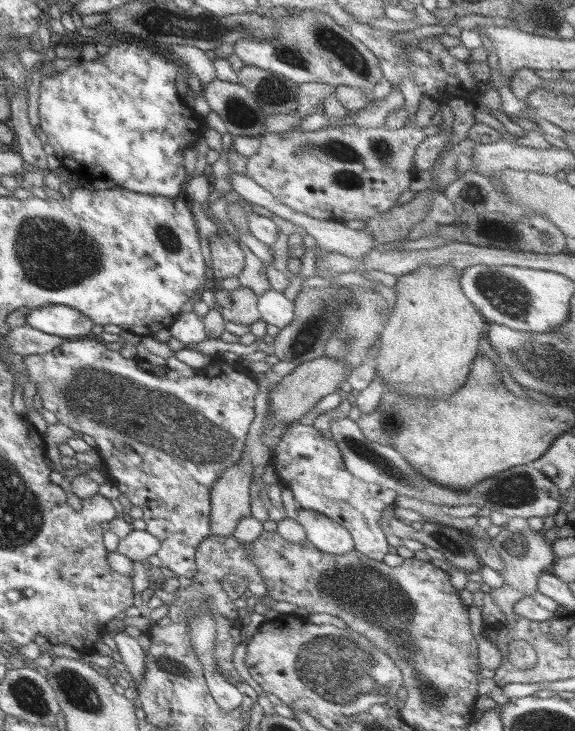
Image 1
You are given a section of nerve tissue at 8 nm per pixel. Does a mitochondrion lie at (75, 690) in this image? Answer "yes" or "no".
yes

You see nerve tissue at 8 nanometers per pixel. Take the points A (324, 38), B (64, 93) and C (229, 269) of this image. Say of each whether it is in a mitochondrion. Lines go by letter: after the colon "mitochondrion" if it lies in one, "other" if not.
A: mitochondrion
B: other
C: other

